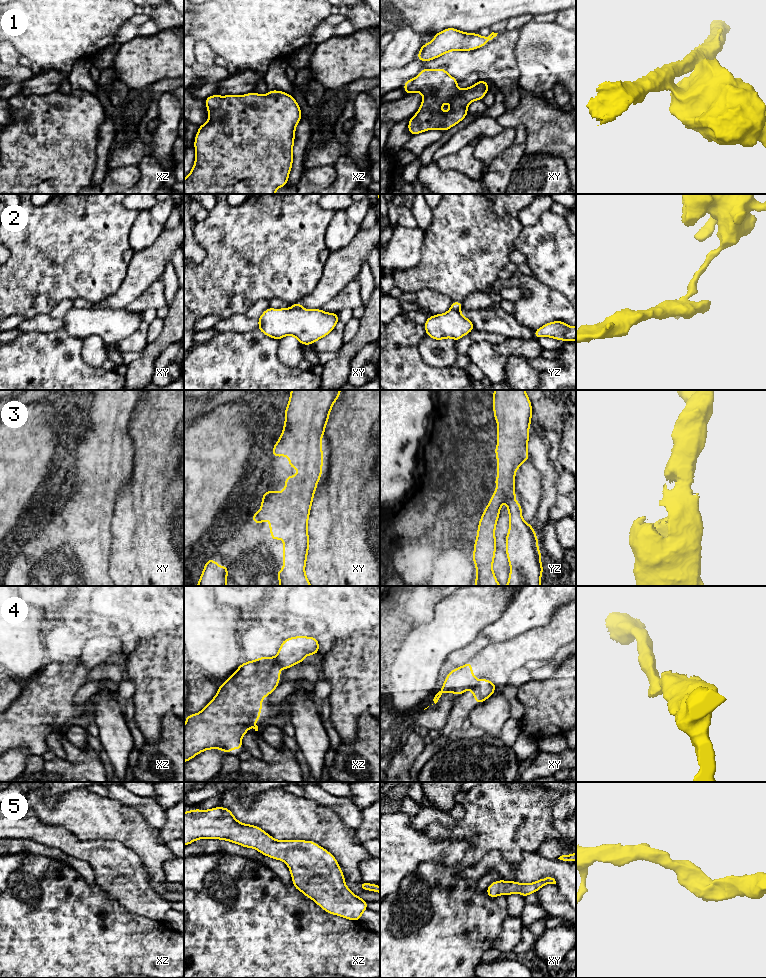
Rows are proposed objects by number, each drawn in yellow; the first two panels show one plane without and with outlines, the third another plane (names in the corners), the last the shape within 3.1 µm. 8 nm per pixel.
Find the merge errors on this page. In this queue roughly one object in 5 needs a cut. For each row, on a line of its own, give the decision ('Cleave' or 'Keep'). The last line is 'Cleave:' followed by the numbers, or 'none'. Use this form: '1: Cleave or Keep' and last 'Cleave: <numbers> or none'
1: Keep
2: Cleave
3: Keep
4: Cleave
5: Keep
Cleave: 2, 4

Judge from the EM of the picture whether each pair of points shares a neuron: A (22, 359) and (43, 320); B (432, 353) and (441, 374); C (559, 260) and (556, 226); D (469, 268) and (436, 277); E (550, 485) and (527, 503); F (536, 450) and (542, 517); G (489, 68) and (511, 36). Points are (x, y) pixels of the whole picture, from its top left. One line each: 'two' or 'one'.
A: two
B: two
C: one
D: one
E: two
F: one
G: one

